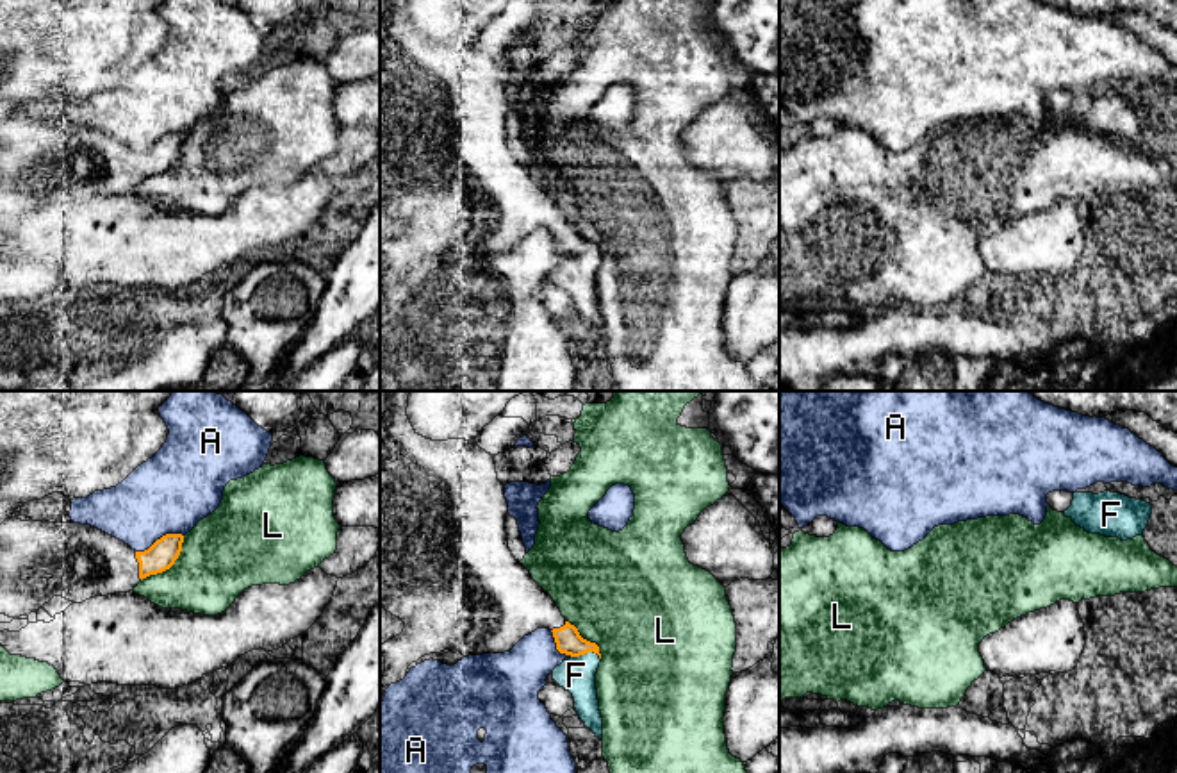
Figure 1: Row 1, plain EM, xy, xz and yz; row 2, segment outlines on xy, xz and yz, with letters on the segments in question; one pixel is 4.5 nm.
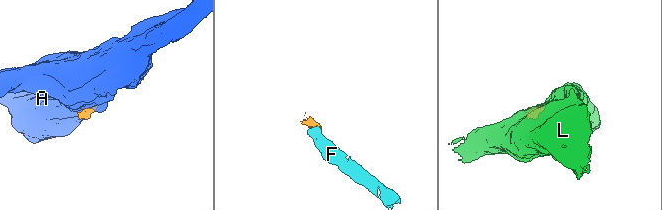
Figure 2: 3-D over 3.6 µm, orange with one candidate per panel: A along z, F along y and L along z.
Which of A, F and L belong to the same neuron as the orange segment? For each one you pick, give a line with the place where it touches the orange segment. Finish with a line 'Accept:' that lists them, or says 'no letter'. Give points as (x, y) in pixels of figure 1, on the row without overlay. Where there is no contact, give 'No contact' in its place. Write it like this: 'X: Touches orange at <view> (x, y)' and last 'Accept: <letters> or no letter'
F: Touches orange at xz (585, 252)
Accept: F

